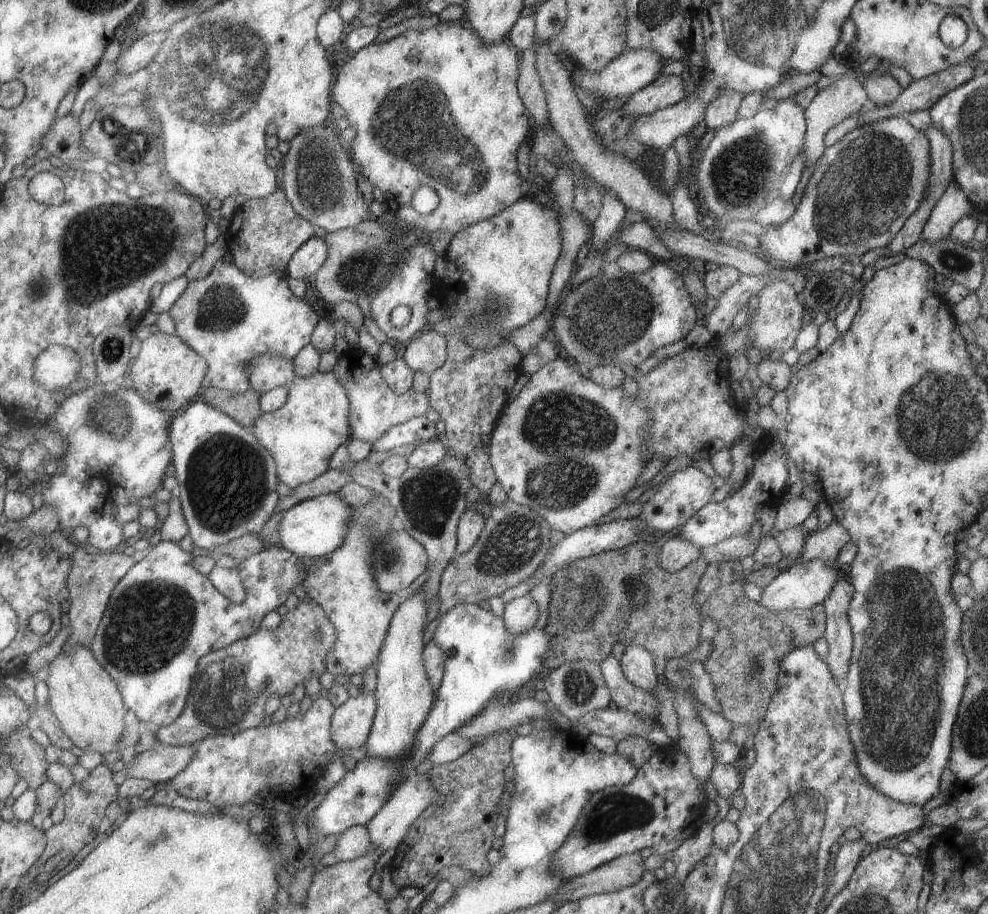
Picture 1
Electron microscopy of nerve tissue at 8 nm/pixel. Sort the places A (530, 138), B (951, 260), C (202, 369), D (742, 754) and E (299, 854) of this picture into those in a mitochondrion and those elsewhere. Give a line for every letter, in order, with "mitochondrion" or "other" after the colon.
A: other
B: mitochondrion
C: other
D: other
E: other

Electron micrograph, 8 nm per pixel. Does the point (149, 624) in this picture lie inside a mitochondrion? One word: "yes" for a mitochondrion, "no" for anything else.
yes

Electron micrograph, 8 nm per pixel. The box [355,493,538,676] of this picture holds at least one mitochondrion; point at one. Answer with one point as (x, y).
(371, 530)

